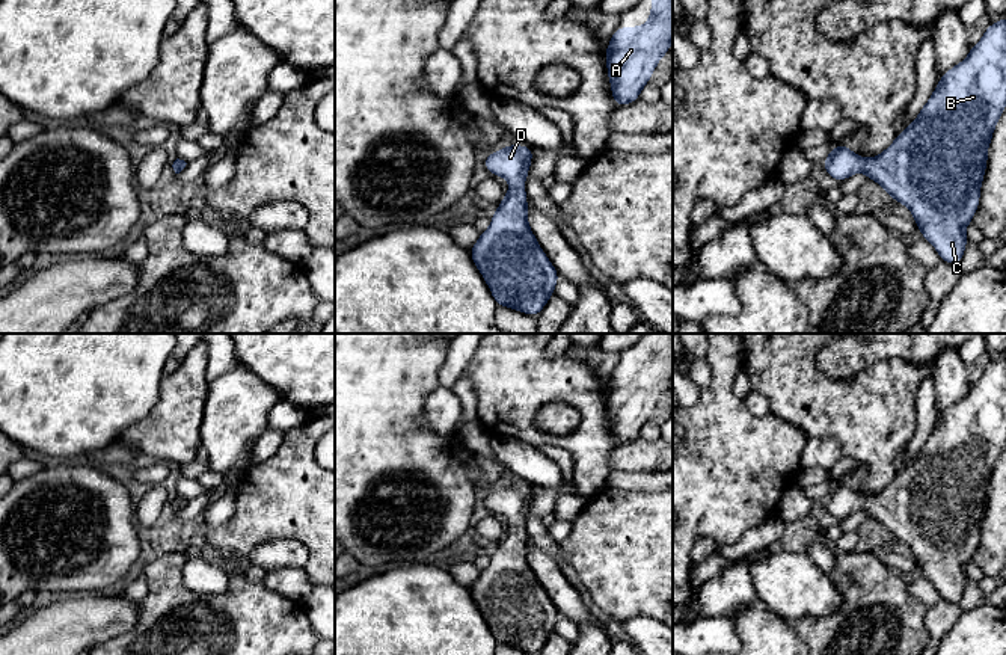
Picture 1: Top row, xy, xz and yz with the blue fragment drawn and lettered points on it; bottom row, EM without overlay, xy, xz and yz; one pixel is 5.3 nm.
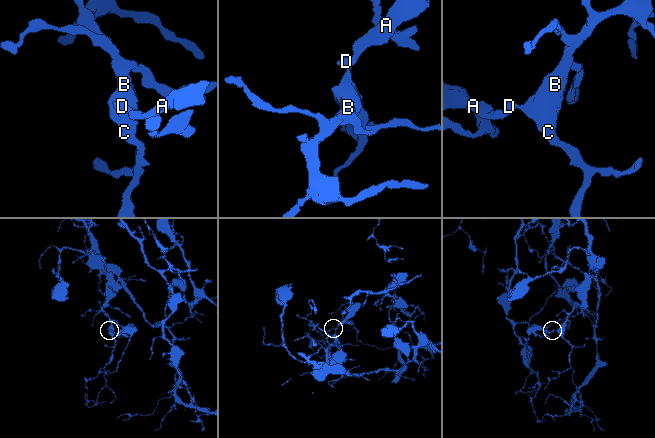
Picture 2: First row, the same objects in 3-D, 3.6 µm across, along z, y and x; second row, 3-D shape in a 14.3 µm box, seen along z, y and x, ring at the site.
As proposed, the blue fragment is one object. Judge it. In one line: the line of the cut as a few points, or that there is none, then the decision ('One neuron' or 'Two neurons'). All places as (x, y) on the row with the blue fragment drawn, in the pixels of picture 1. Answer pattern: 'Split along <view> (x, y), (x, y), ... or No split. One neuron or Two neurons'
No split. One neuron

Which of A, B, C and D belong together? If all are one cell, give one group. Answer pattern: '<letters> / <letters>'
A B C D

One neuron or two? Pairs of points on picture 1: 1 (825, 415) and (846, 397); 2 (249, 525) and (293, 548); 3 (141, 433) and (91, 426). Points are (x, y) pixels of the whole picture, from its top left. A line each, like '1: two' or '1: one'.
1: one
2: two
3: two

